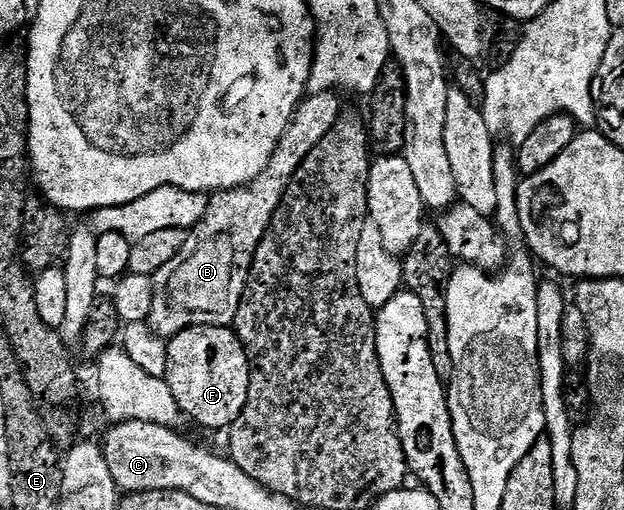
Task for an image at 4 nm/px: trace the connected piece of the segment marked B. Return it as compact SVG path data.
M309 93L296 110L292 123L282 136L270 164L261 172L253 182L247 186L237 186L235 190L221 190L211 195L206 212L197 226L188 231L186 244L182 244L182 252L170 260L170 264L162 264L157 274L151 275L152 280L152 307L146 322L153 334L164 340L171 340L178 332L193 326L193 320L207 320L213 326L231 327L236 320L236 313L240 301L244 299L244 289L248 287L248 273L252 267L252 258L256 255L258 244L264 239L264 234L276 215L276 209L284 198L286 188L298 172L302 160L314 152L314 148L334 128L334 124L342 117L340 102L335 93L326 94Z

